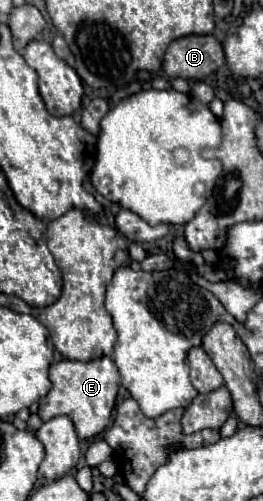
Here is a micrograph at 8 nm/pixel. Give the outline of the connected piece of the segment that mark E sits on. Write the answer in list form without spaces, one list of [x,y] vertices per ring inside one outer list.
[[[101,356],[101,358],[89,360],[89,362],[59,360],[59,362],[51,364],[49,378],[53,382],[53,388],[39,402],[39,416],[43,422],[47,422],[55,416],[67,414],[73,420],[75,430],[81,440],[97,436],[107,428],[113,406],[115,406],[115,396],[119,390],[119,370],[109,356]]]

